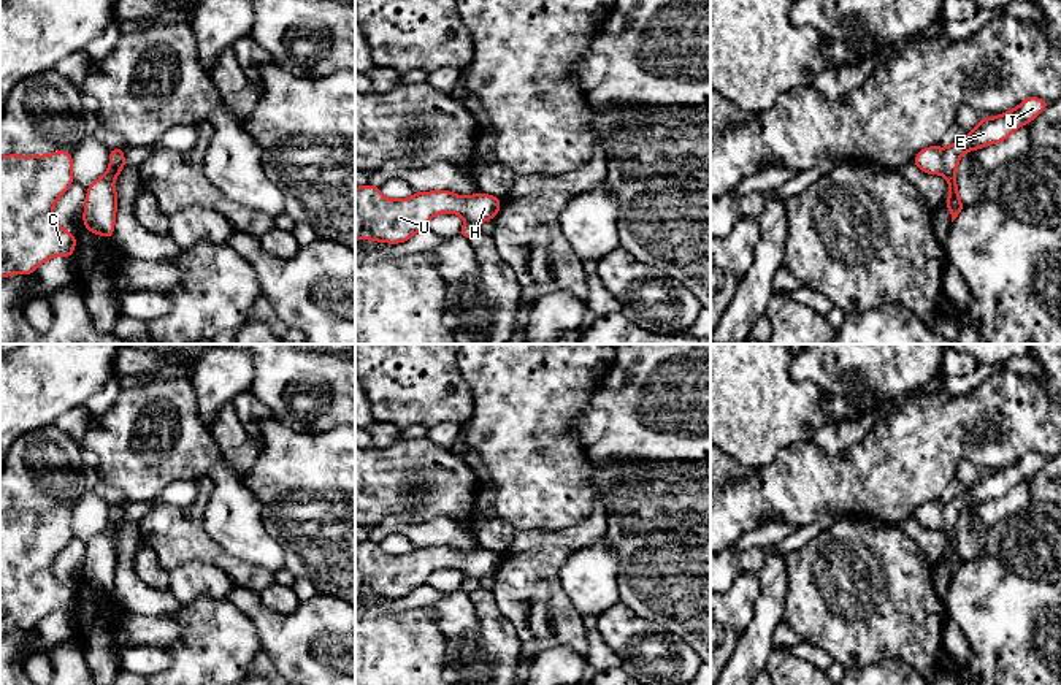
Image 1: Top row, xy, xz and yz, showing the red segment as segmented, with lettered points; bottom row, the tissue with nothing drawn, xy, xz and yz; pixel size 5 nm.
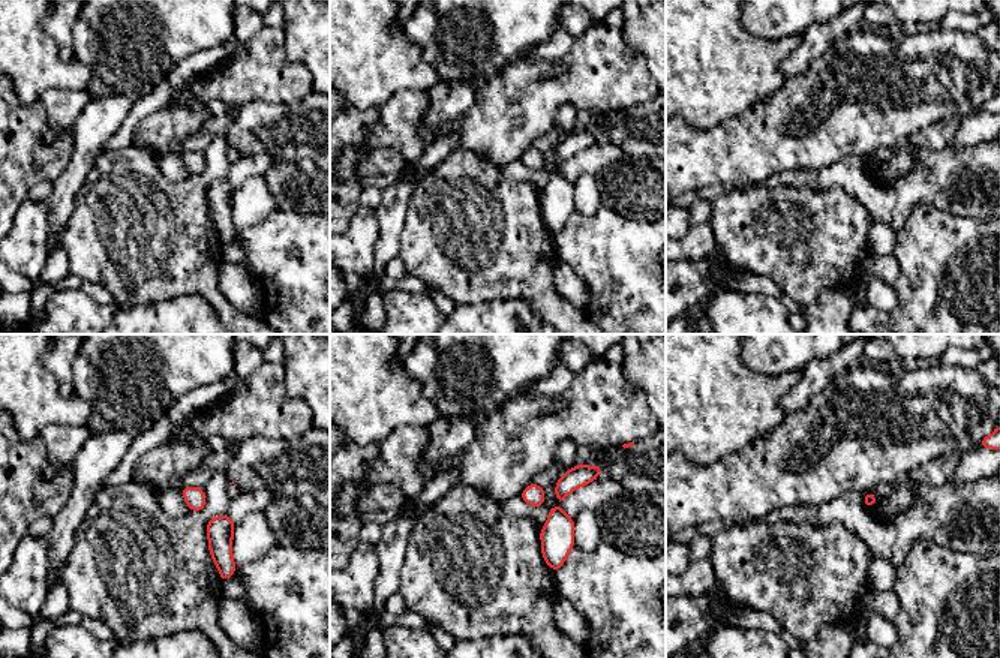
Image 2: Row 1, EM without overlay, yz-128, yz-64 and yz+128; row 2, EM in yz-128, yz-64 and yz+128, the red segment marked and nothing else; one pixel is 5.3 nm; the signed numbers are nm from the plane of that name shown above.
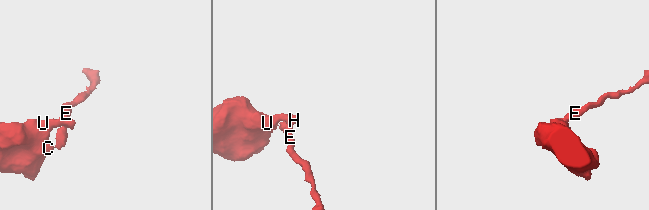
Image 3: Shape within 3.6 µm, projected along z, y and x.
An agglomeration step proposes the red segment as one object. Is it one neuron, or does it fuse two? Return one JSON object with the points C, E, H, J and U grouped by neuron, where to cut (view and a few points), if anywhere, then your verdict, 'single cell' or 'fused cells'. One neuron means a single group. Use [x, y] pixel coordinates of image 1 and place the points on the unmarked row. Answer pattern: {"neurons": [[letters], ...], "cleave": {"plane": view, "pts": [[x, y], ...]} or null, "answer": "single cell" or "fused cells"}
{"neurons": [["C", "H", "U"], ["E", "J"]], "cleave": {"plane": "yz", "pts": [[941, 505], [942, 528]]}, "answer": "fused cells"}

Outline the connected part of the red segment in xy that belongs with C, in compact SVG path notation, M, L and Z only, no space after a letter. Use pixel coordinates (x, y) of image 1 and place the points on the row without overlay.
M71 507L0 512L0 633L30 630L48 614L71 612L76 593L54 574L54 558L71 542Z

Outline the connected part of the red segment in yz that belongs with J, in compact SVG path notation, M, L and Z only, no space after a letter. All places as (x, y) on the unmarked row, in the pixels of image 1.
M1028 452L1012 466L1007 466L991 474L982 473L980 479L974 485L971 485L964 493L942 504L942 530L945 531L950 541L945 561L952 568L952 577L959 571L959 568L964 563L961 560L961 553L958 550L958 538L955 534L955 525L959 519L961 511L967 506L977 506L988 499L1002 498L1017 484L1036 474L1047 463L1048 458L1050 457L1042 453Z

